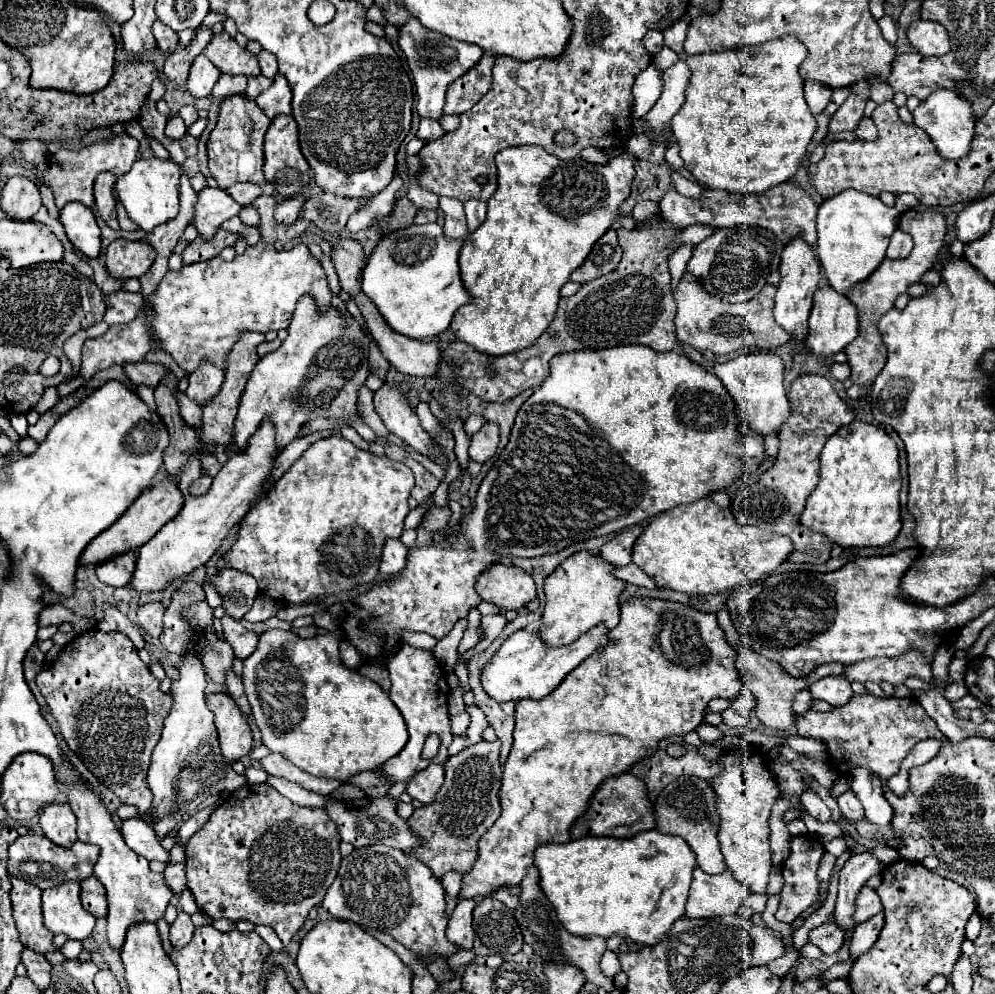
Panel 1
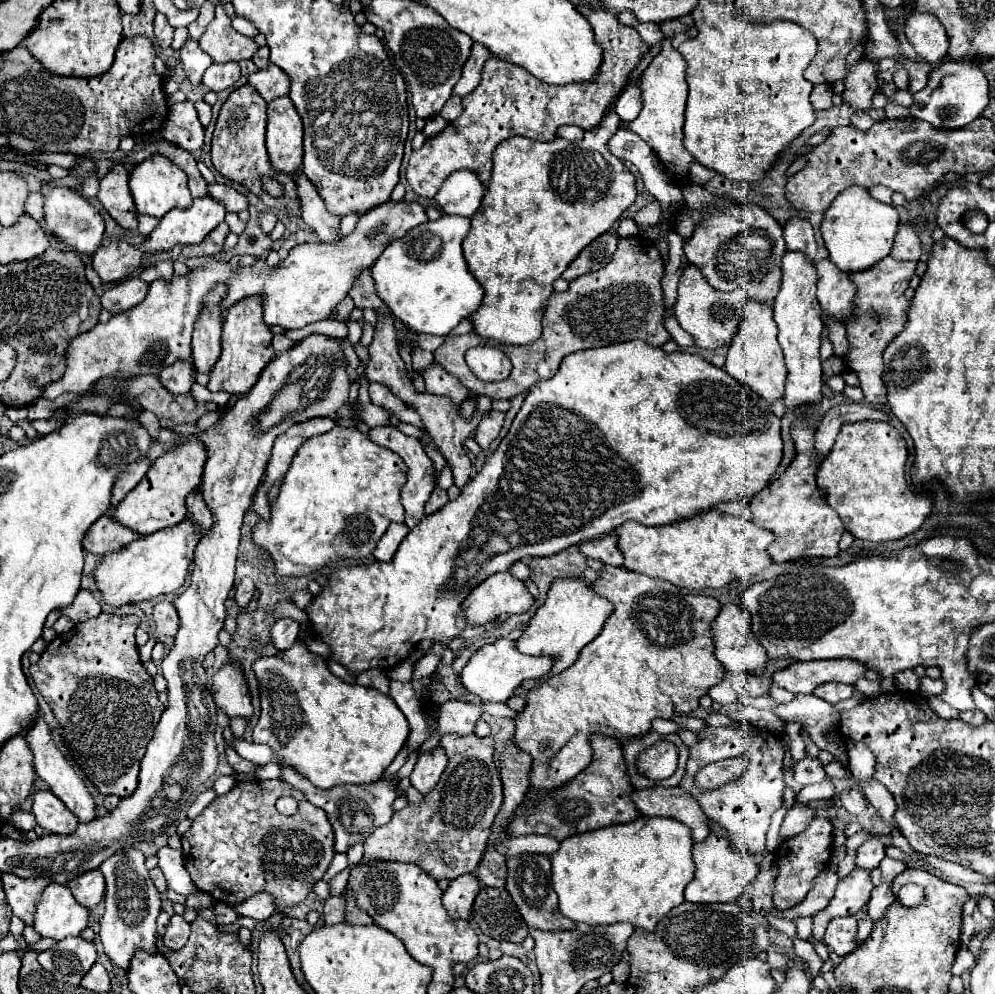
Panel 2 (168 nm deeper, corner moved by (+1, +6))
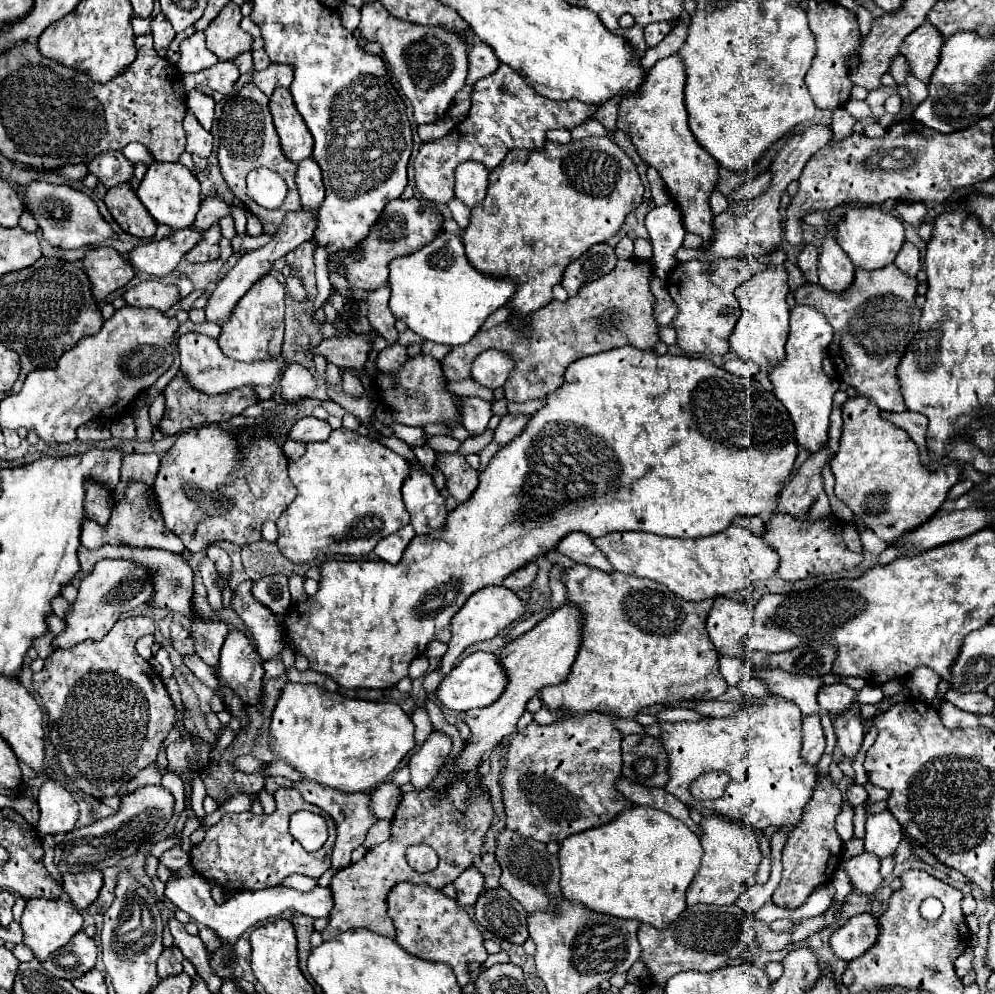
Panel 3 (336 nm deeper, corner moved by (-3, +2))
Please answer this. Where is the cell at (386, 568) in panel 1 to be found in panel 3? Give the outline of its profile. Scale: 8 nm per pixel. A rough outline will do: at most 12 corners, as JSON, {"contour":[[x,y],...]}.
{"contour":[[411,524],[383,538],[375,548],[381,560],[395,564],[415,536]]}

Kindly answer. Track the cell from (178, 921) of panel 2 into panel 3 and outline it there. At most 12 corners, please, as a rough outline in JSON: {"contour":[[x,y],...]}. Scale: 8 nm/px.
{"contour":[[177,946],[157,960],[159,978],[179,974],[183,954]]}

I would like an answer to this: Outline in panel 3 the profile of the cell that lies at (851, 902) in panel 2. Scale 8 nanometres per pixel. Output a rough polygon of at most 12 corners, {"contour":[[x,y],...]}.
{"contour":[[867,850],[843,864],[855,890],[873,894],[883,880]]}

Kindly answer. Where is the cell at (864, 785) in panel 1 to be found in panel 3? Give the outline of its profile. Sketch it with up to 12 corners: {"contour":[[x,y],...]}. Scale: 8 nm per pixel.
{"contour":[[861,704],[833,720],[839,750],[855,758],[865,736]]}

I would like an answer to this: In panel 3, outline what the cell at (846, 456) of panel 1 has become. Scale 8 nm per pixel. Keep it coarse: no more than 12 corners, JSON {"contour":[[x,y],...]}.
{"contour":[[859,394],[843,404],[835,494],[891,544],[961,470],[925,468]]}

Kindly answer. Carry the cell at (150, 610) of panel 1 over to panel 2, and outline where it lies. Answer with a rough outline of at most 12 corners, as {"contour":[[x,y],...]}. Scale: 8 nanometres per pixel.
{"contour":[[171,602],[153,608],[155,630],[163,636],[177,632],[177,610]]}

